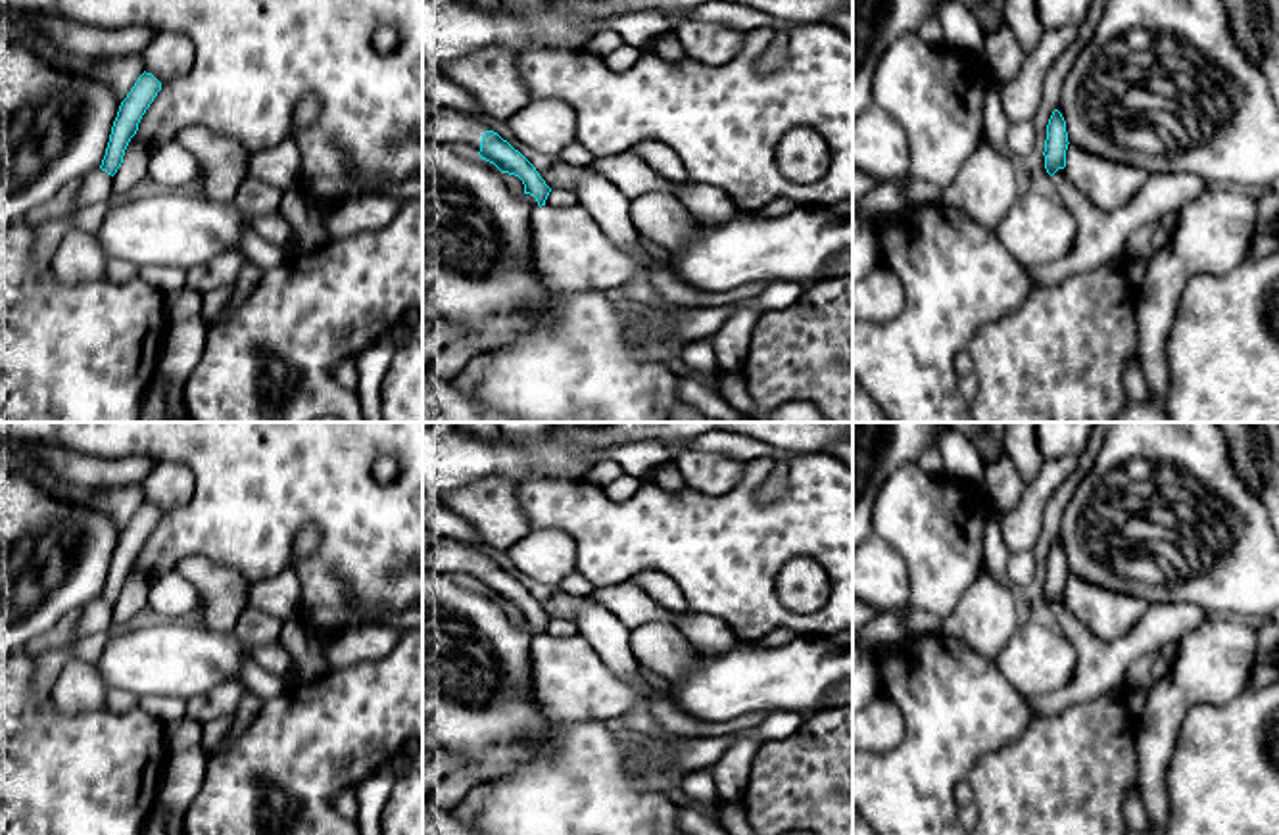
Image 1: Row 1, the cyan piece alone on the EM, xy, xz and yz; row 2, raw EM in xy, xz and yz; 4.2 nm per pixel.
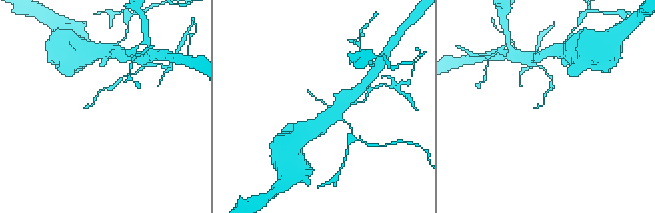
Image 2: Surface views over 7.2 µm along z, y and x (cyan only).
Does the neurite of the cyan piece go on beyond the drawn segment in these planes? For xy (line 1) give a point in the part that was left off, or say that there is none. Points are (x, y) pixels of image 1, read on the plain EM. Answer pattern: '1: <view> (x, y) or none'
1: none

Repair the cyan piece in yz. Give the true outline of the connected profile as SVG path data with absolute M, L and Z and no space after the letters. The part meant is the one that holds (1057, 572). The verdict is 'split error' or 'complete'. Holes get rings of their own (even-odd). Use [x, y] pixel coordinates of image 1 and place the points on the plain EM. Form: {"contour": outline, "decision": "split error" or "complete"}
{"contour": "M1058 539L1052 541L1047 555L1045 570L1045 599L1052 607L1058 599L1066 597L1066 580L1068 580L1068 562L1066 551Z", "decision": "complete"}

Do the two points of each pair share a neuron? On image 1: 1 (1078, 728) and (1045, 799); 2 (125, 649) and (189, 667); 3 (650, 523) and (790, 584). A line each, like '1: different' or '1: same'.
1: same
2: same
3: different

